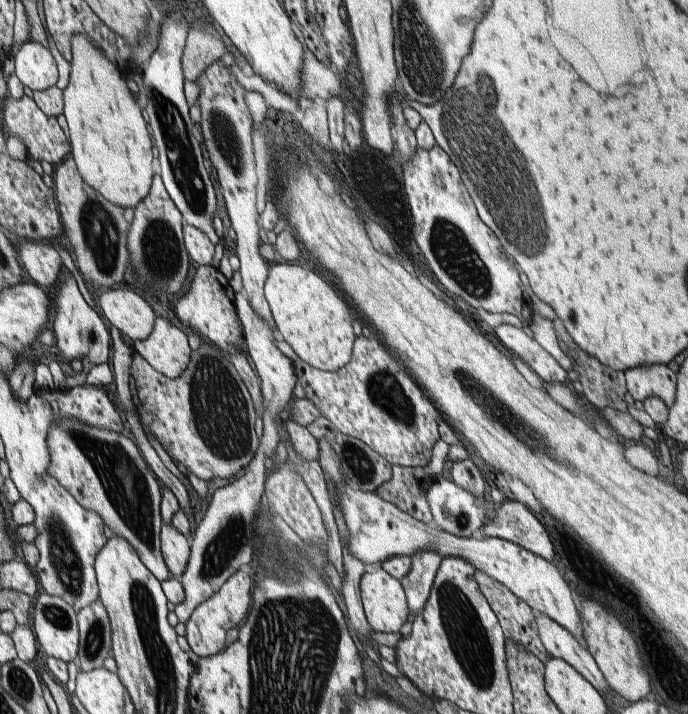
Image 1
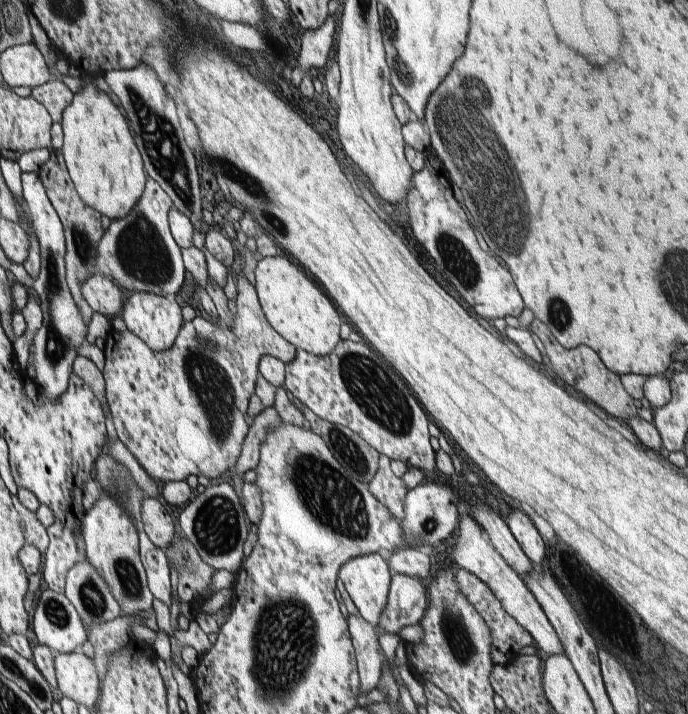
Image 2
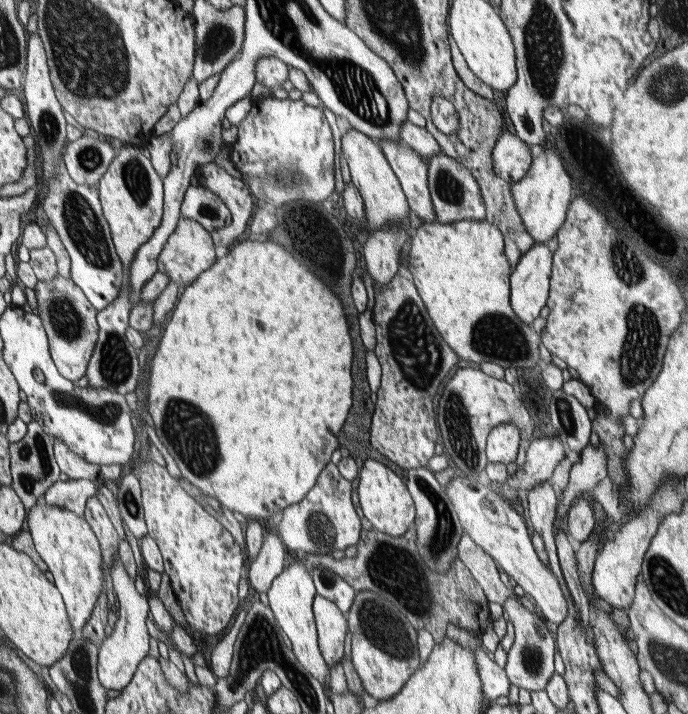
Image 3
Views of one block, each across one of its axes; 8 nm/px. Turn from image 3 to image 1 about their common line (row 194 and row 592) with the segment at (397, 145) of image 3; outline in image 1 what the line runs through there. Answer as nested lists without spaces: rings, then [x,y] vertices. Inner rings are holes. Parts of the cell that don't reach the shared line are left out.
[[[415,550],[415,554],[411,556],[411,570],[405,578],[401,578],[401,584],[405,588],[407,604],[413,614],[419,614],[425,608],[443,560],[445,558],[435,550]]]

